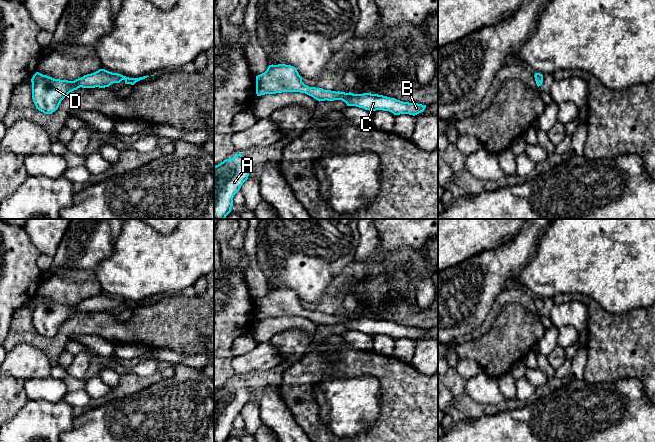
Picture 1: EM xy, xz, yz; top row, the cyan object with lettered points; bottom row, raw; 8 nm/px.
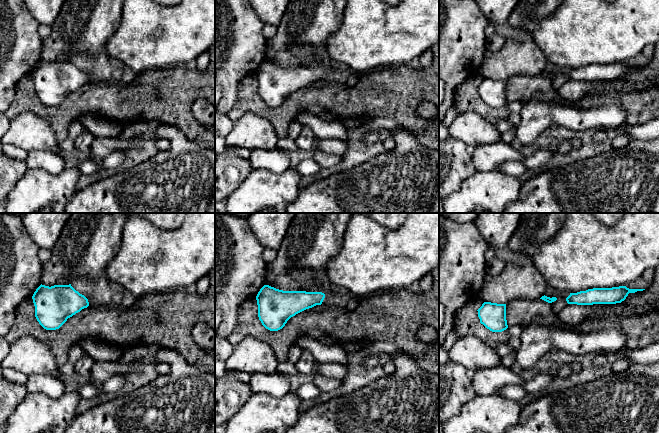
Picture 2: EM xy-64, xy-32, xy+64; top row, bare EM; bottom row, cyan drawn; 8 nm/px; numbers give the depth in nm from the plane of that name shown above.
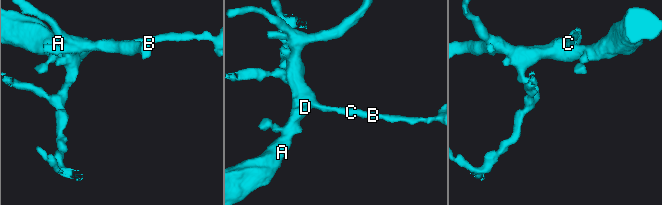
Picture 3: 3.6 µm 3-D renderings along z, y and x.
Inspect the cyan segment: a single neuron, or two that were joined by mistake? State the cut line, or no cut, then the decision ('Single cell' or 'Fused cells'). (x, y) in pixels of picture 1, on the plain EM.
No split. Single cell

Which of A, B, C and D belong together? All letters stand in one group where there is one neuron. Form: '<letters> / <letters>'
A B C D

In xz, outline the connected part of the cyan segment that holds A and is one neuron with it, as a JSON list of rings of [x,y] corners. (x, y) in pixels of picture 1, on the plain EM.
[[[236,378],[214,390],[214,442],[226,442],[233,421],[249,400],[250,385]]]

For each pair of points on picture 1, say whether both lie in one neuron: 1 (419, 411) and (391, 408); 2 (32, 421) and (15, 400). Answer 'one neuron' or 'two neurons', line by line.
1: one neuron
2: two neurons

